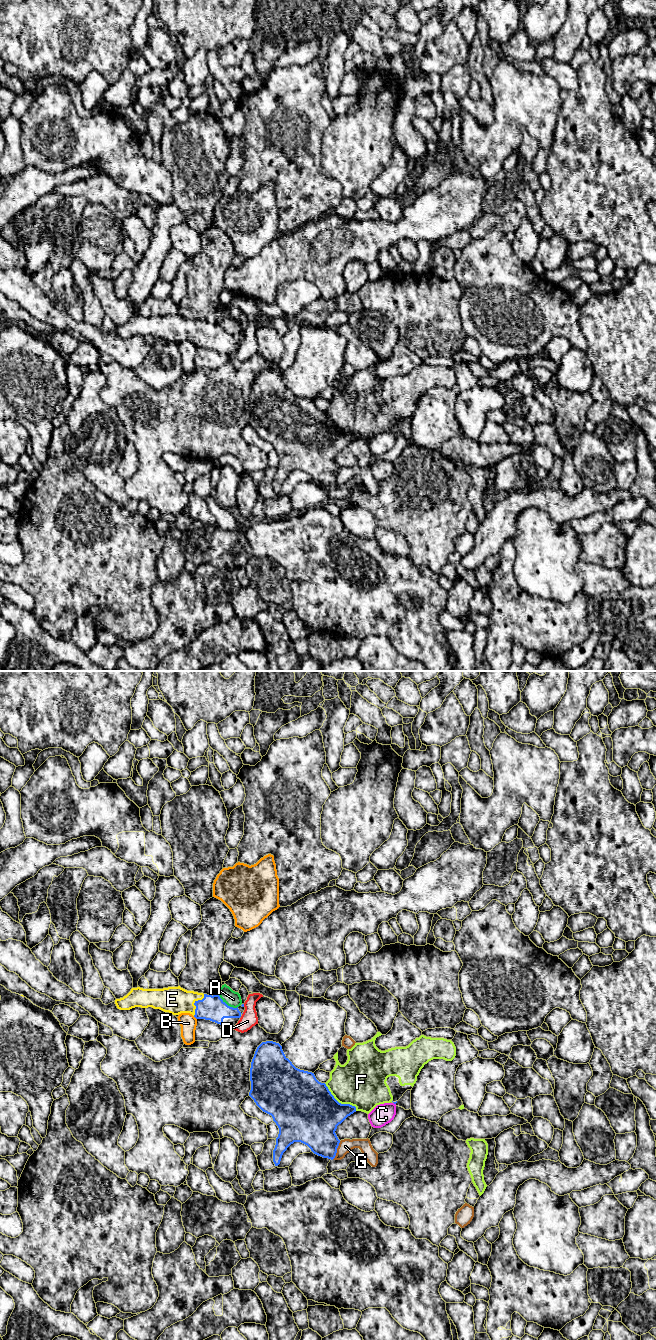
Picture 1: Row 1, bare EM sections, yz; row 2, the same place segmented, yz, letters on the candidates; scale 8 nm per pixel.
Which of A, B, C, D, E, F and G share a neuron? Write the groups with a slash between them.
A / B / C / D / E / F / G

